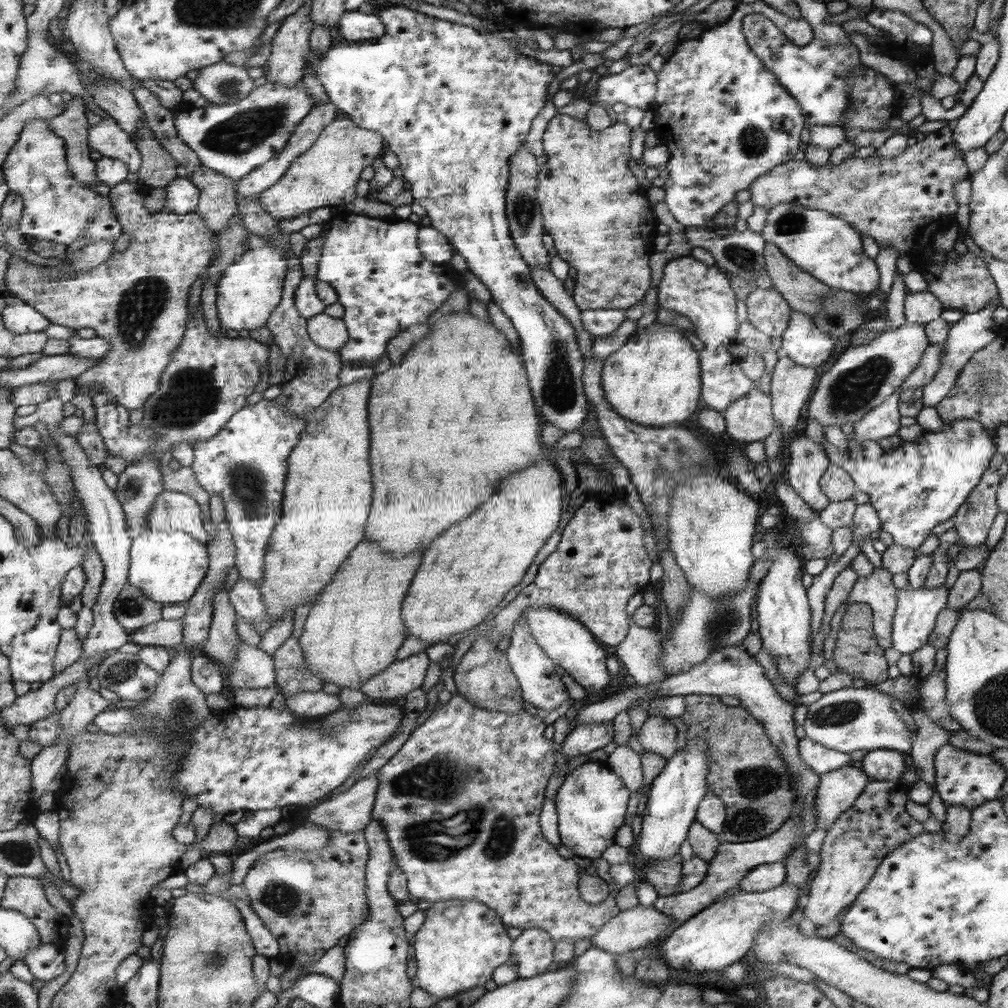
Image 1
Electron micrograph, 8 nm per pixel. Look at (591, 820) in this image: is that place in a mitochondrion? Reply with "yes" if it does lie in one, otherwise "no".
no

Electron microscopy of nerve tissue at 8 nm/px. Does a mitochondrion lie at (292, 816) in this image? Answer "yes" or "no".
no

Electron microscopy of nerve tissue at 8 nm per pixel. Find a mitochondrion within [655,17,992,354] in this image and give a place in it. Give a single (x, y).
(754, 142)

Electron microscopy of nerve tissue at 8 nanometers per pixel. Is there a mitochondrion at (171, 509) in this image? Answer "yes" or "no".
no

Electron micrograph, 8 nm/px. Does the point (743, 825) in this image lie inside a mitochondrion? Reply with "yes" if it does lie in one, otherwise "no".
yes

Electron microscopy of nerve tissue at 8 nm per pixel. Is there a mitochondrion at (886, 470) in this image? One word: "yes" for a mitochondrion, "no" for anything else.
no

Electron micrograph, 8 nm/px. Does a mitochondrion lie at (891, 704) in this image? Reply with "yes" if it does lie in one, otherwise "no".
no

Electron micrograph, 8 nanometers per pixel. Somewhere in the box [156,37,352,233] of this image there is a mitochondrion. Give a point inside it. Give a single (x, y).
(240, 134)

